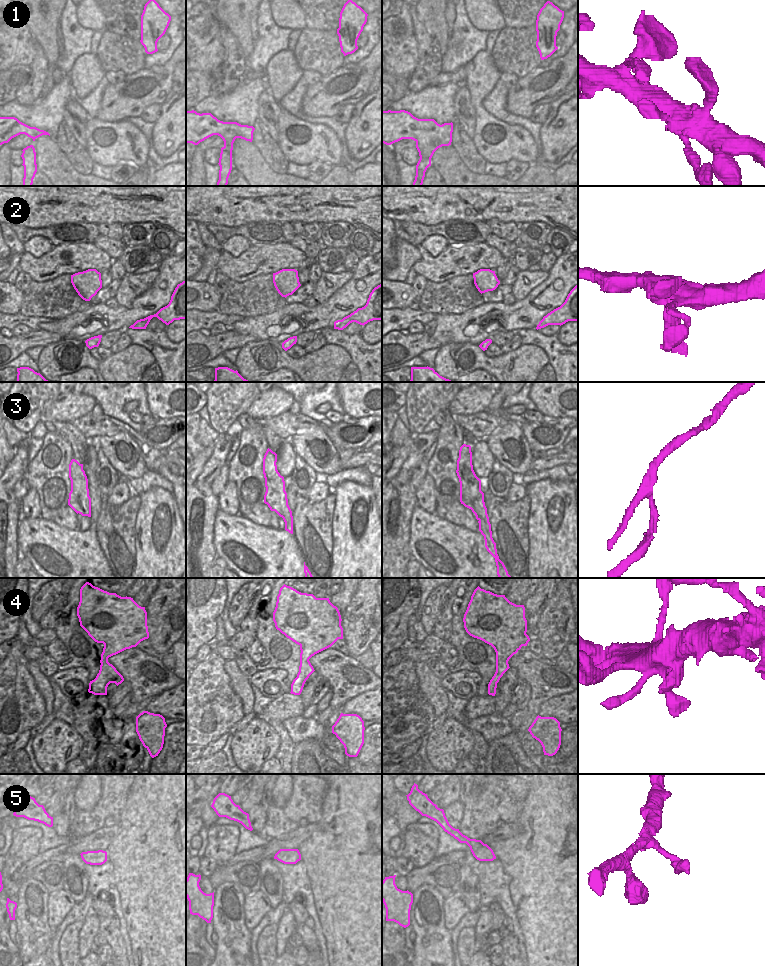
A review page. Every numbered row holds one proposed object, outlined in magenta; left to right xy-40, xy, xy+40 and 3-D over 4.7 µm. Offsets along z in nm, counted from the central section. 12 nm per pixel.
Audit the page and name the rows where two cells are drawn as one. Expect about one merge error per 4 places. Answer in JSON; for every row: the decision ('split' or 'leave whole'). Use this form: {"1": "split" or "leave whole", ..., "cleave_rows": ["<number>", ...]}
{"1": "split", "2": "leave whole", "3": "split", "4": "leave whole", "5": "leave whole", "cleave_rows": ["1", "3"]}

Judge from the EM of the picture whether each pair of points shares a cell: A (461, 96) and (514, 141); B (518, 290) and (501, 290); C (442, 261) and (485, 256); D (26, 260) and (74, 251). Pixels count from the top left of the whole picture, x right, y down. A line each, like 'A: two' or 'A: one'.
A: two
B: two
C: one
D: one

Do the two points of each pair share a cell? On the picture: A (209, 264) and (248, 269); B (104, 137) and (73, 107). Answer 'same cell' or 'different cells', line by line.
A: different cells
B: different cells

